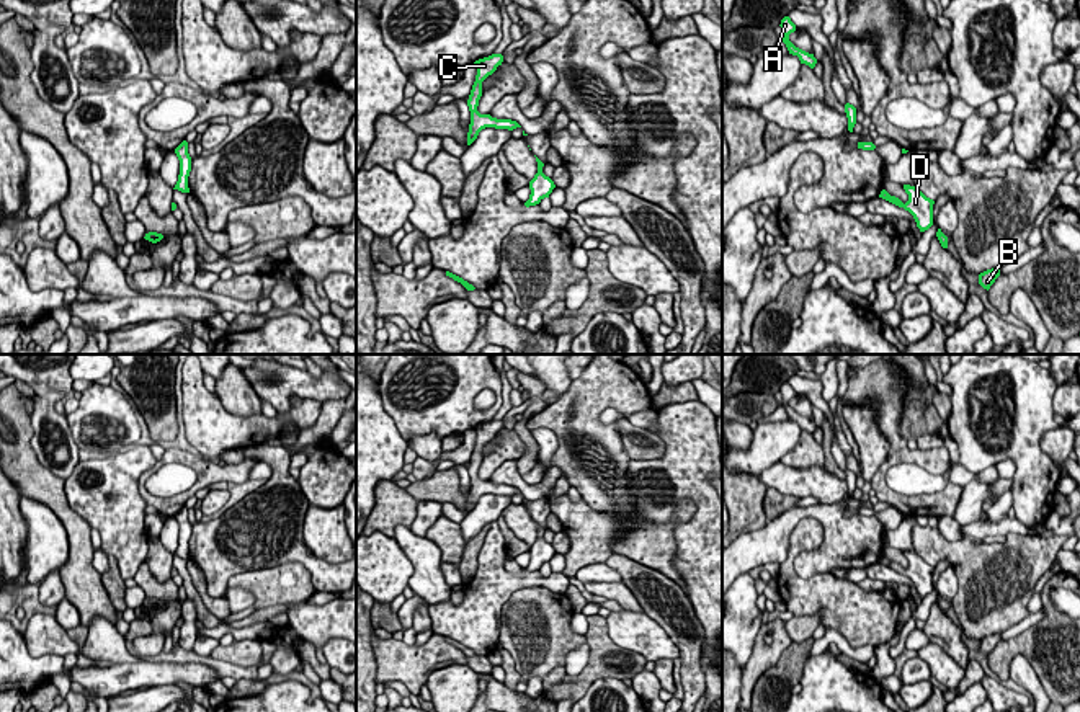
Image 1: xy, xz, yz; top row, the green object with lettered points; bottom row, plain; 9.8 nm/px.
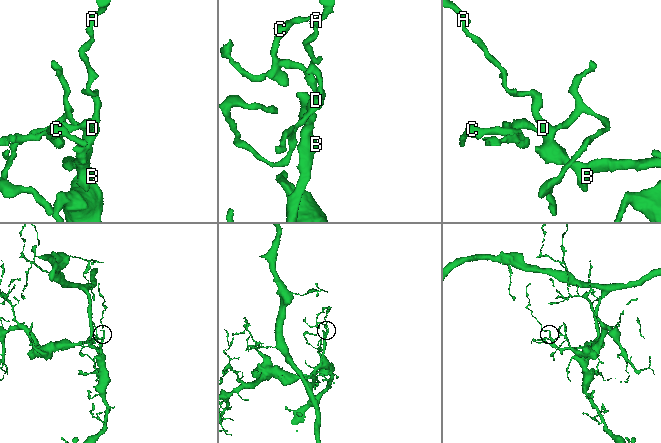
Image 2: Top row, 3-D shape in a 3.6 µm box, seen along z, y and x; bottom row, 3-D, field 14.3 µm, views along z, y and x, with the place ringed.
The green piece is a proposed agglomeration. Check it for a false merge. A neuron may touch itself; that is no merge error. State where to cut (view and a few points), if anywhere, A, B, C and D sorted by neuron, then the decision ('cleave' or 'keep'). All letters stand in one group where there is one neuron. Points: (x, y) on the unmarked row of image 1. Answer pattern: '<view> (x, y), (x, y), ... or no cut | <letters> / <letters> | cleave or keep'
no cut | A B C D | keep

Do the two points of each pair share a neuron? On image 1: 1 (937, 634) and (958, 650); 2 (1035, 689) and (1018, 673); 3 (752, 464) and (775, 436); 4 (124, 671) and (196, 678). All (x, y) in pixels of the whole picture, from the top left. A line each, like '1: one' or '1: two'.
1: one
2: one
3: one
4: one

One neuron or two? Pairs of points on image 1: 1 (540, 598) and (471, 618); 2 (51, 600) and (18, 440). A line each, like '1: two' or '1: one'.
1: two
2: two

